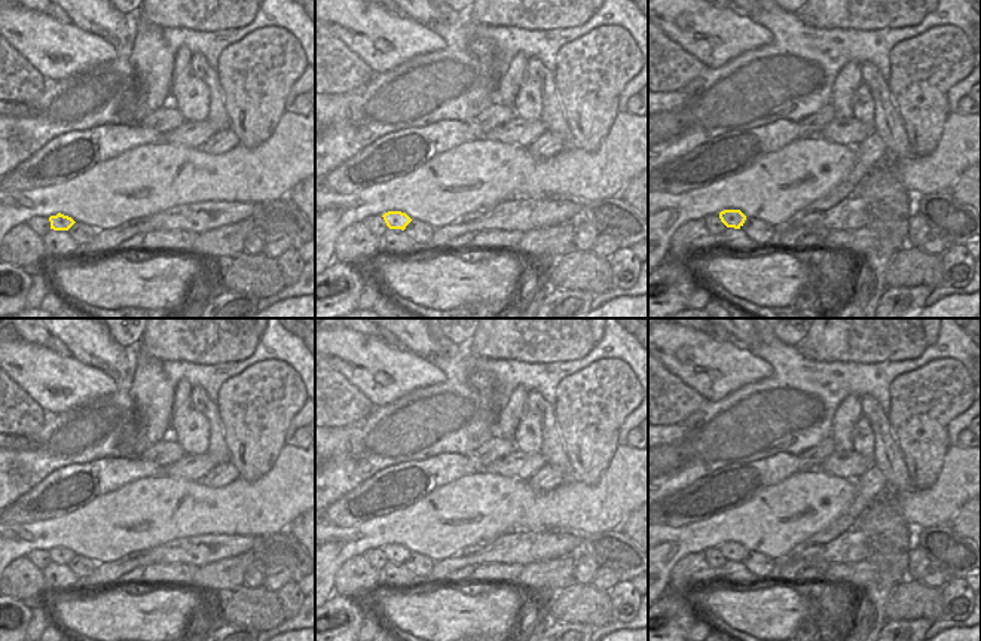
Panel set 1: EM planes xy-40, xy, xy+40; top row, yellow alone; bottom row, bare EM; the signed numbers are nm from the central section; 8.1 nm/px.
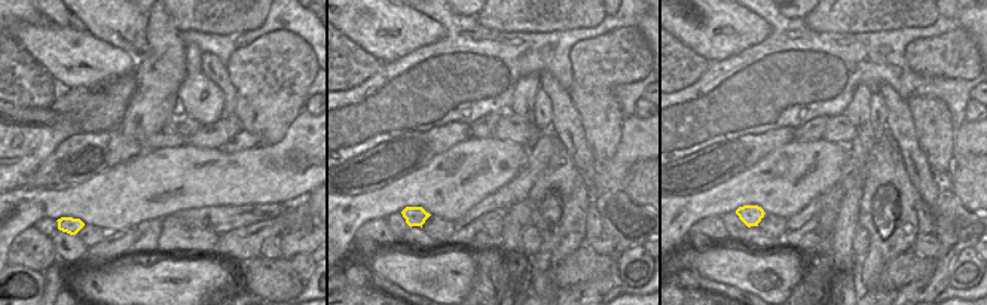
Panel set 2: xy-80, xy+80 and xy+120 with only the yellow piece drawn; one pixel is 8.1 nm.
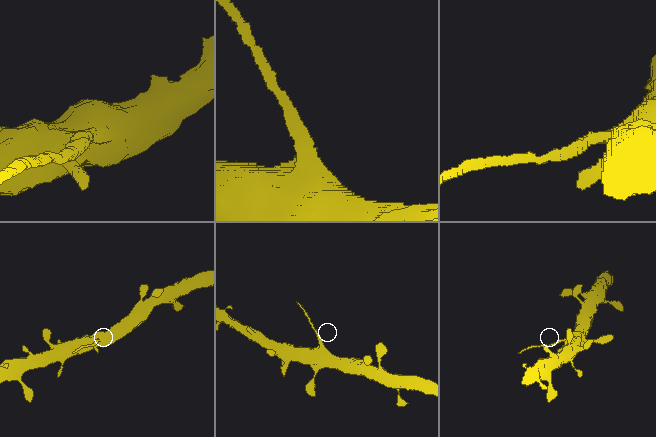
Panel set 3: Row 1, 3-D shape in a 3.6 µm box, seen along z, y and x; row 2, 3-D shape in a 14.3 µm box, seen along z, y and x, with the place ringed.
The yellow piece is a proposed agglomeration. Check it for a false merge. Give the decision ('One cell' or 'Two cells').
Two cells.

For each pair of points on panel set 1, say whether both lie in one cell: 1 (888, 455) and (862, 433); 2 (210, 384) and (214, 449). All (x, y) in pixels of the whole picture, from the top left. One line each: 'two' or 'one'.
1: two
2: two

